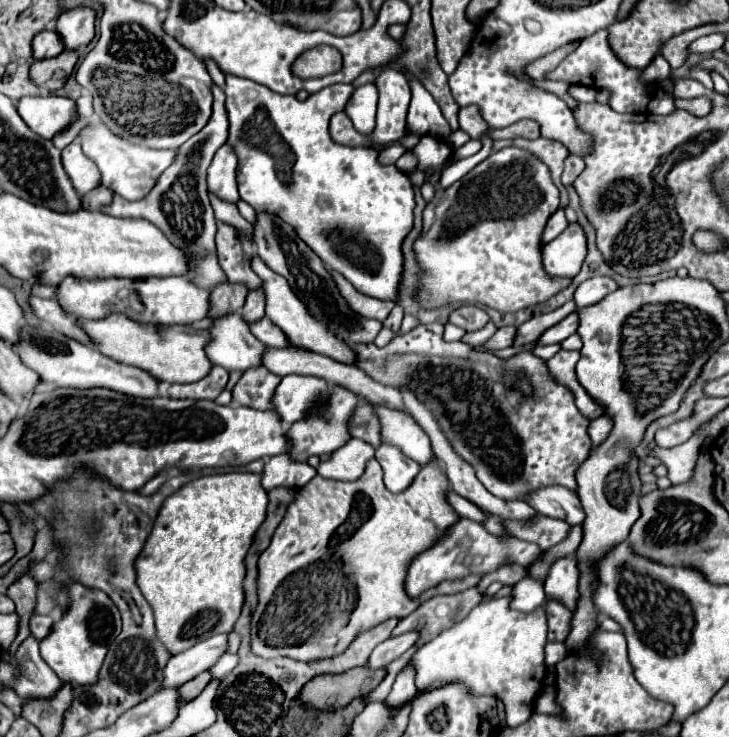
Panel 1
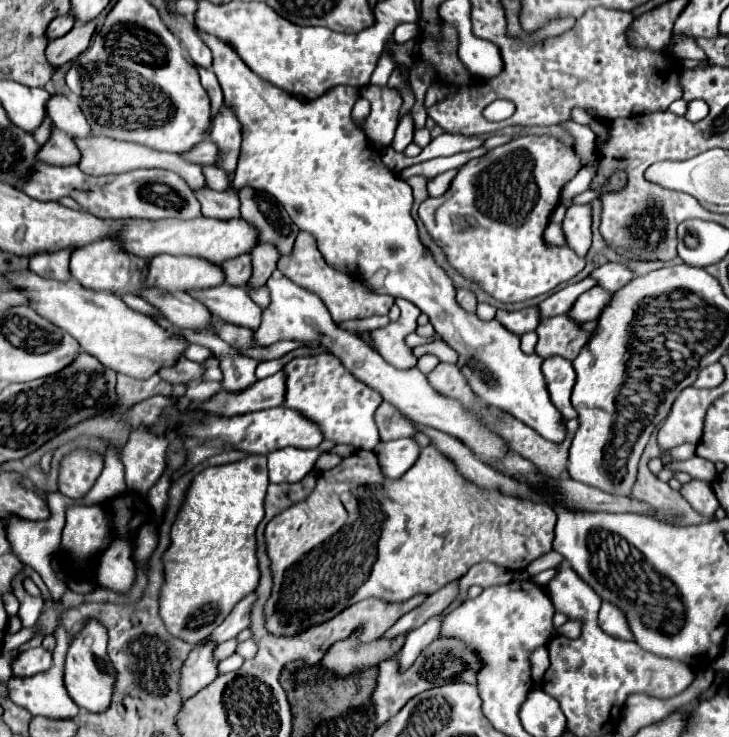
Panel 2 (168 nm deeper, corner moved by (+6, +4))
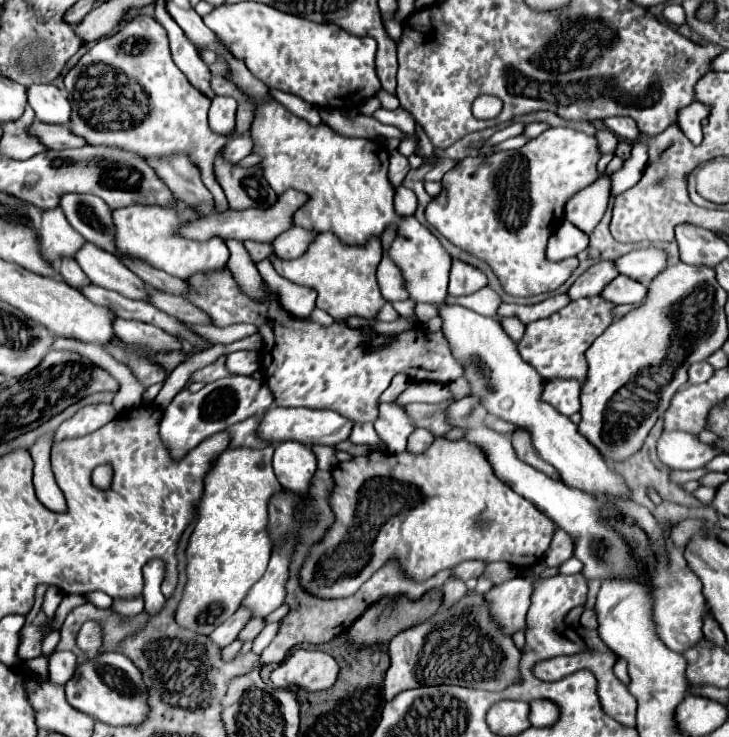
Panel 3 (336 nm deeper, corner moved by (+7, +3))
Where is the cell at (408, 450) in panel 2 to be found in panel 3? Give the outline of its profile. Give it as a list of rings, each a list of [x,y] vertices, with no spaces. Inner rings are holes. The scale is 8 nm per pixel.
[[[415,429],[415,433],[411,433],[411,441],[409,441],[407,449],[413,451],[413,453],[421,453],[421,451],[425,451],[433,441],[435,441],[435,435],[433,435],[429,429]]]

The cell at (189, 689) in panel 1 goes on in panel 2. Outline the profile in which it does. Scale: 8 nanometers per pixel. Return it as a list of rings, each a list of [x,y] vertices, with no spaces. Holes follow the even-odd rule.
[[[232,638],[232,640],[228,640],[228,642],[220,644],[220,646],[216,646],[216,648],[214,648],[214,656],[216,656],[216,658],[218,658],[218,662],[220,662],[220,660],[228,658],[228,656],[236,650],[236,646],[238,646],[238,642]]]

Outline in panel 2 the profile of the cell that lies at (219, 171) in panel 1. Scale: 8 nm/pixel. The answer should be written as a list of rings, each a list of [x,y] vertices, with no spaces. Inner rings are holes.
[[[222,106],[222,110],[216,114],[210,138],[218,146],[218,158],[214,166],[232,176],[232,172],[236,170],[242,136],[240,136],[240,122],[236,120],[230,108]]]

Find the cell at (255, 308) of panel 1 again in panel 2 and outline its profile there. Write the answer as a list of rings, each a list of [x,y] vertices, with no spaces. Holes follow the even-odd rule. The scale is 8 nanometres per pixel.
[[[260,244],[250,254],[252,254],[252,276],[248,280],[248,286],[256,290],[264,286],[268,276],[276,270],[276,262],[280,256],[276,256],[276,248],[272,248],[272,244]]]

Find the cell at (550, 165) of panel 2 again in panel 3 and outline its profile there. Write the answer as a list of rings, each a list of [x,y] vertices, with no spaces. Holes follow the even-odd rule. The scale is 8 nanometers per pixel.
[[[571,127],[547,129],[537,139],[531,139],[525,147],[517,151],[499,151],[487,159],[465,157],[447,173],[447,175],[461,175],[461,179],[447,175],[443,177],[441,195],[447,199],[447,203],[437,213],[437,219],[431,219],[431,223],[435,223],[437,231],[445,235],[453,245],[489,263],[509,295],[531,297],[539,293],[551,293],[571,277],[579,261],[577,257],[569,257],[557,263],[549,261],[545,257],[547,239],[551,231],[555,231],[563,221],[567,199],[585,185],[591,185],[599,177],[597,173],[599,159],[601,151],[597,147],[597,139],[585,135],[583,131],[575,131]]]

